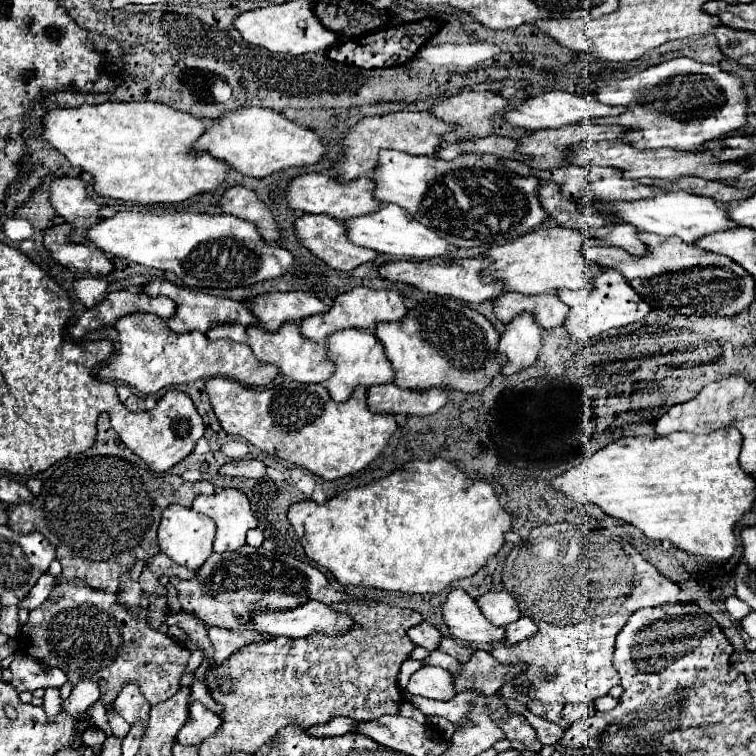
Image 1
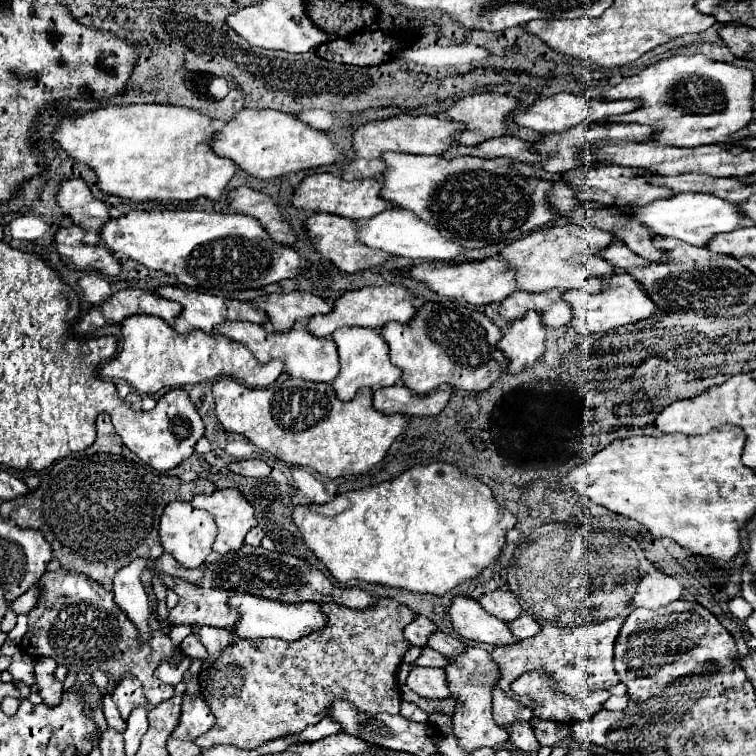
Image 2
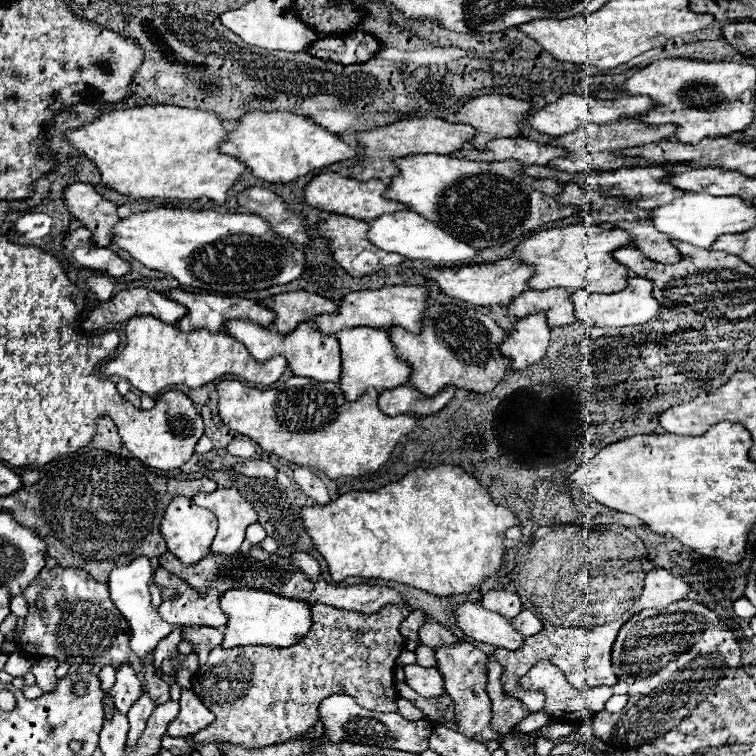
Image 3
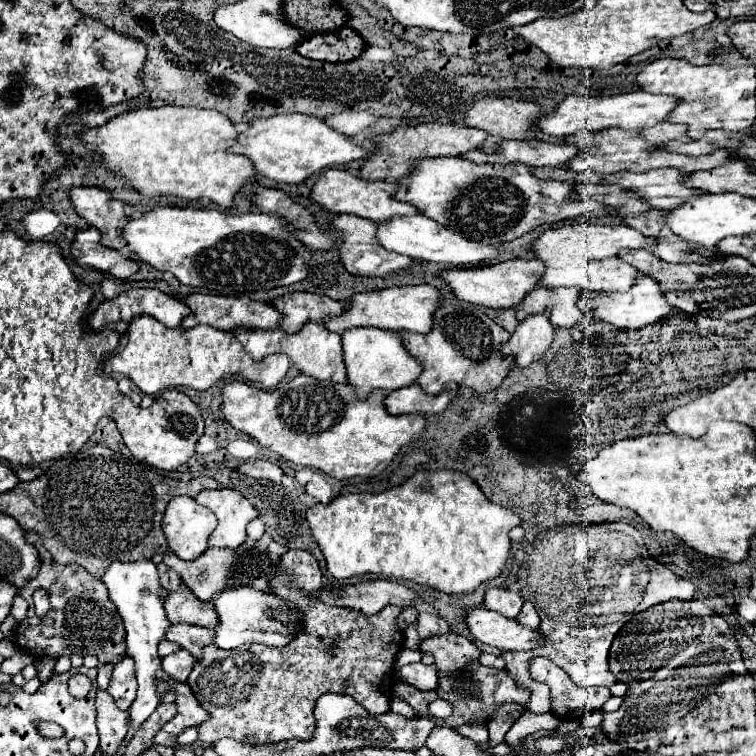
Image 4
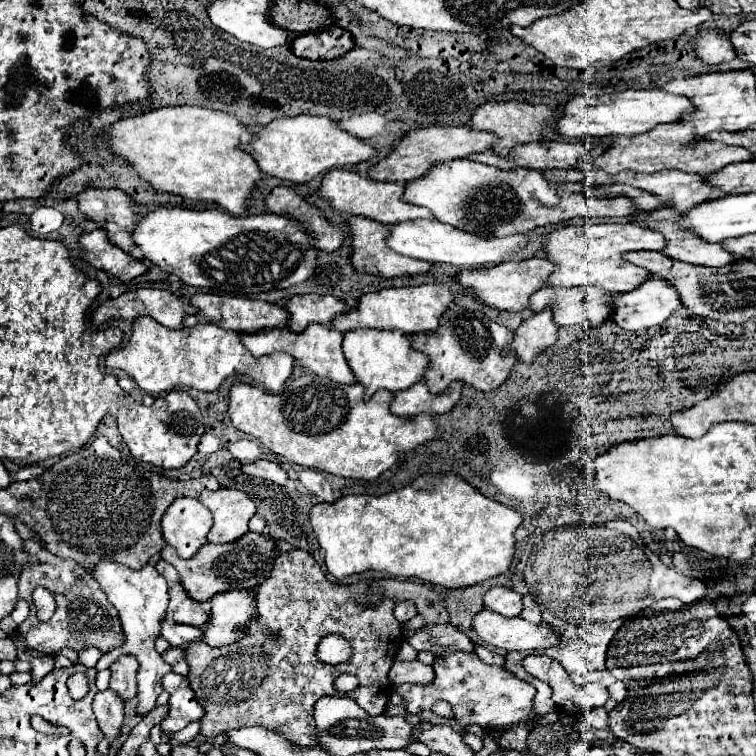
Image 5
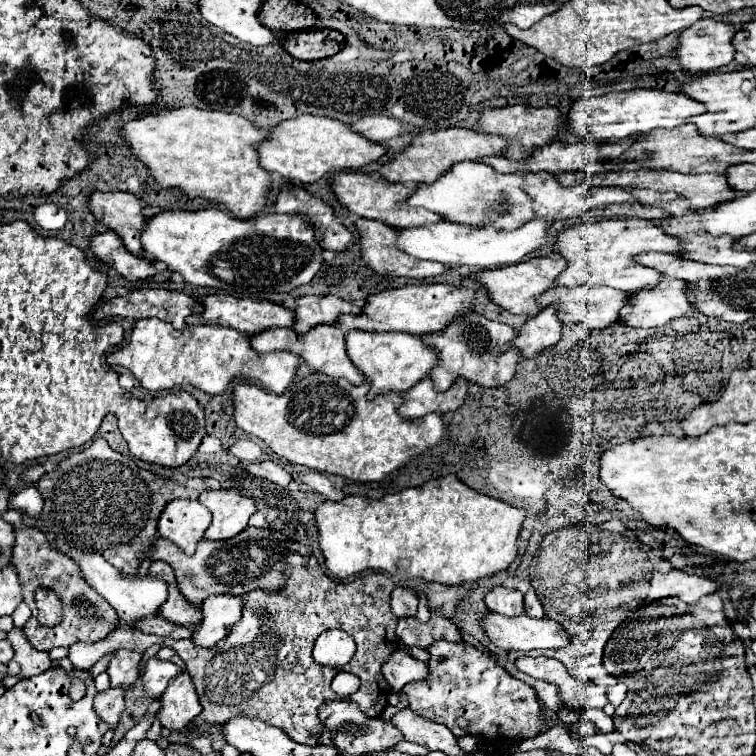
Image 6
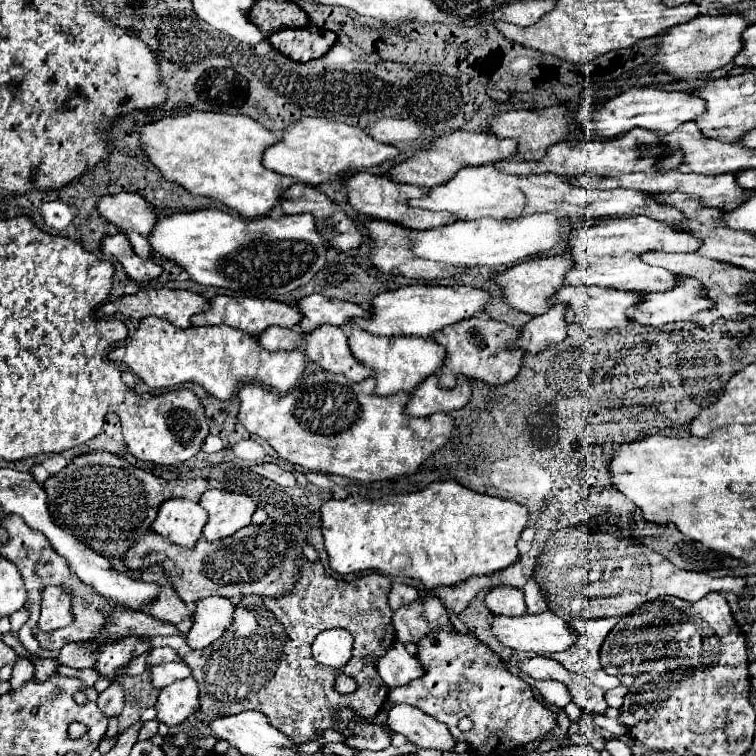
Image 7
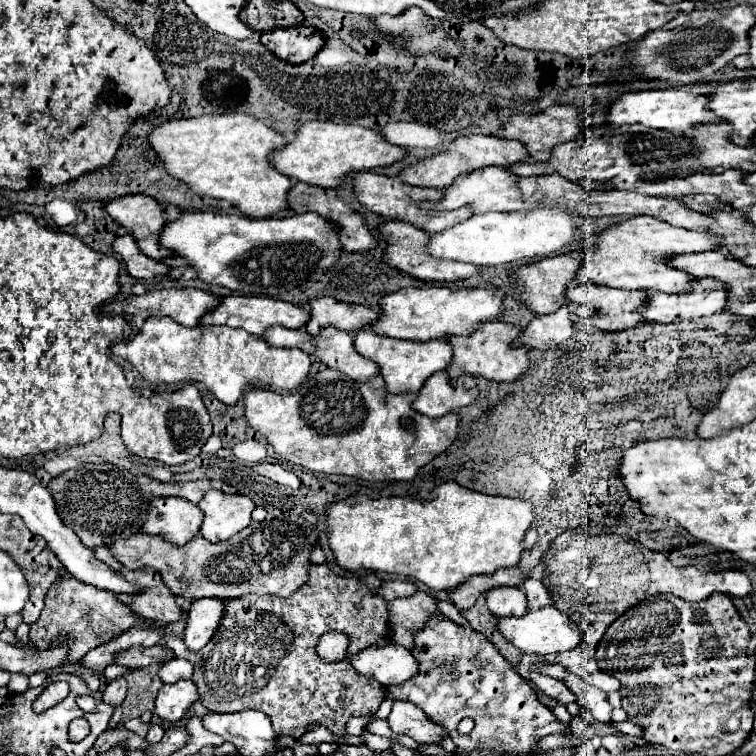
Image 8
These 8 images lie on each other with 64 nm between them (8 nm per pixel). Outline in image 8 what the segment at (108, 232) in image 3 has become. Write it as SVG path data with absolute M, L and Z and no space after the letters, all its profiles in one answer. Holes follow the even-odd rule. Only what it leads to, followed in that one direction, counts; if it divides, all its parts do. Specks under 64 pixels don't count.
M128 194L106 202L104 210L110 214L112 220L130 230L140 252L148 254L154 260L172 256L172 252L162 248L158 242L160 230L166 220L162 218L162 206L154 198L144 194Z

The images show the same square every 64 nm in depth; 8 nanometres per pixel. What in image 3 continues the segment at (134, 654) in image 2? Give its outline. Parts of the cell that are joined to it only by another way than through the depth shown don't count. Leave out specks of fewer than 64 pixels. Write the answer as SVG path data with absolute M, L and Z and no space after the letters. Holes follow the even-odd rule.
M60 568L42 570L38 578L24 590L30 602L30 612L26 616L26 626L20 636L20 650L28 656L50 656L58 662L68 664L90 664L90 666L114 666L132 664L136 674L144 680L148 696L156 704L170 700L170 686L162 682L154 666L140 664L132 650L128 648L128 622L120 616L120 610L112 604L106 584L96 582L88 572L80 568ZM42 600L42 608L36 602Z

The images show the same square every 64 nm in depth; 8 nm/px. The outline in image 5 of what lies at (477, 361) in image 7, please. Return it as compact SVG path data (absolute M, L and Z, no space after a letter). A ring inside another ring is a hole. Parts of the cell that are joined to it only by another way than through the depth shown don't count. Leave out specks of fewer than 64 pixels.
M454 306L448 308L444 316L440 316L440 328L436 332L410 336L412 348L424 352L430 358L430 364L424 372L424 382L432 394L444 392L454 380L470 384L482 392L496 390L510 376L510 370L516 362L514 352L504 352L504 346L508 346L512 338L512 330L492 322L488 316L484 316L484 312L460 310Z

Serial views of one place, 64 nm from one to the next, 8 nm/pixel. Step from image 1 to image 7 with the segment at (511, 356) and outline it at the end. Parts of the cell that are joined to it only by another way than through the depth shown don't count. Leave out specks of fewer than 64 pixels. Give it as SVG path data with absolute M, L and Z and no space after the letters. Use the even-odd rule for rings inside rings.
M554 304L548 312L534 316L522 328L516 344L530 354L538 354L538 352L546 350L548 346L562 342L566 338L564 312L566 312L564 304Z

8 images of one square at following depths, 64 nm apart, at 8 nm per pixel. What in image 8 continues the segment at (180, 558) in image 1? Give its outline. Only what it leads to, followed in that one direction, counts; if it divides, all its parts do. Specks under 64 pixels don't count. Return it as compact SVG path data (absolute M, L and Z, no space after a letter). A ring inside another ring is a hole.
M154 498L142 532L162 536L176 546L184 546L198 534L202 520L204 514L200 508L184 498Z

